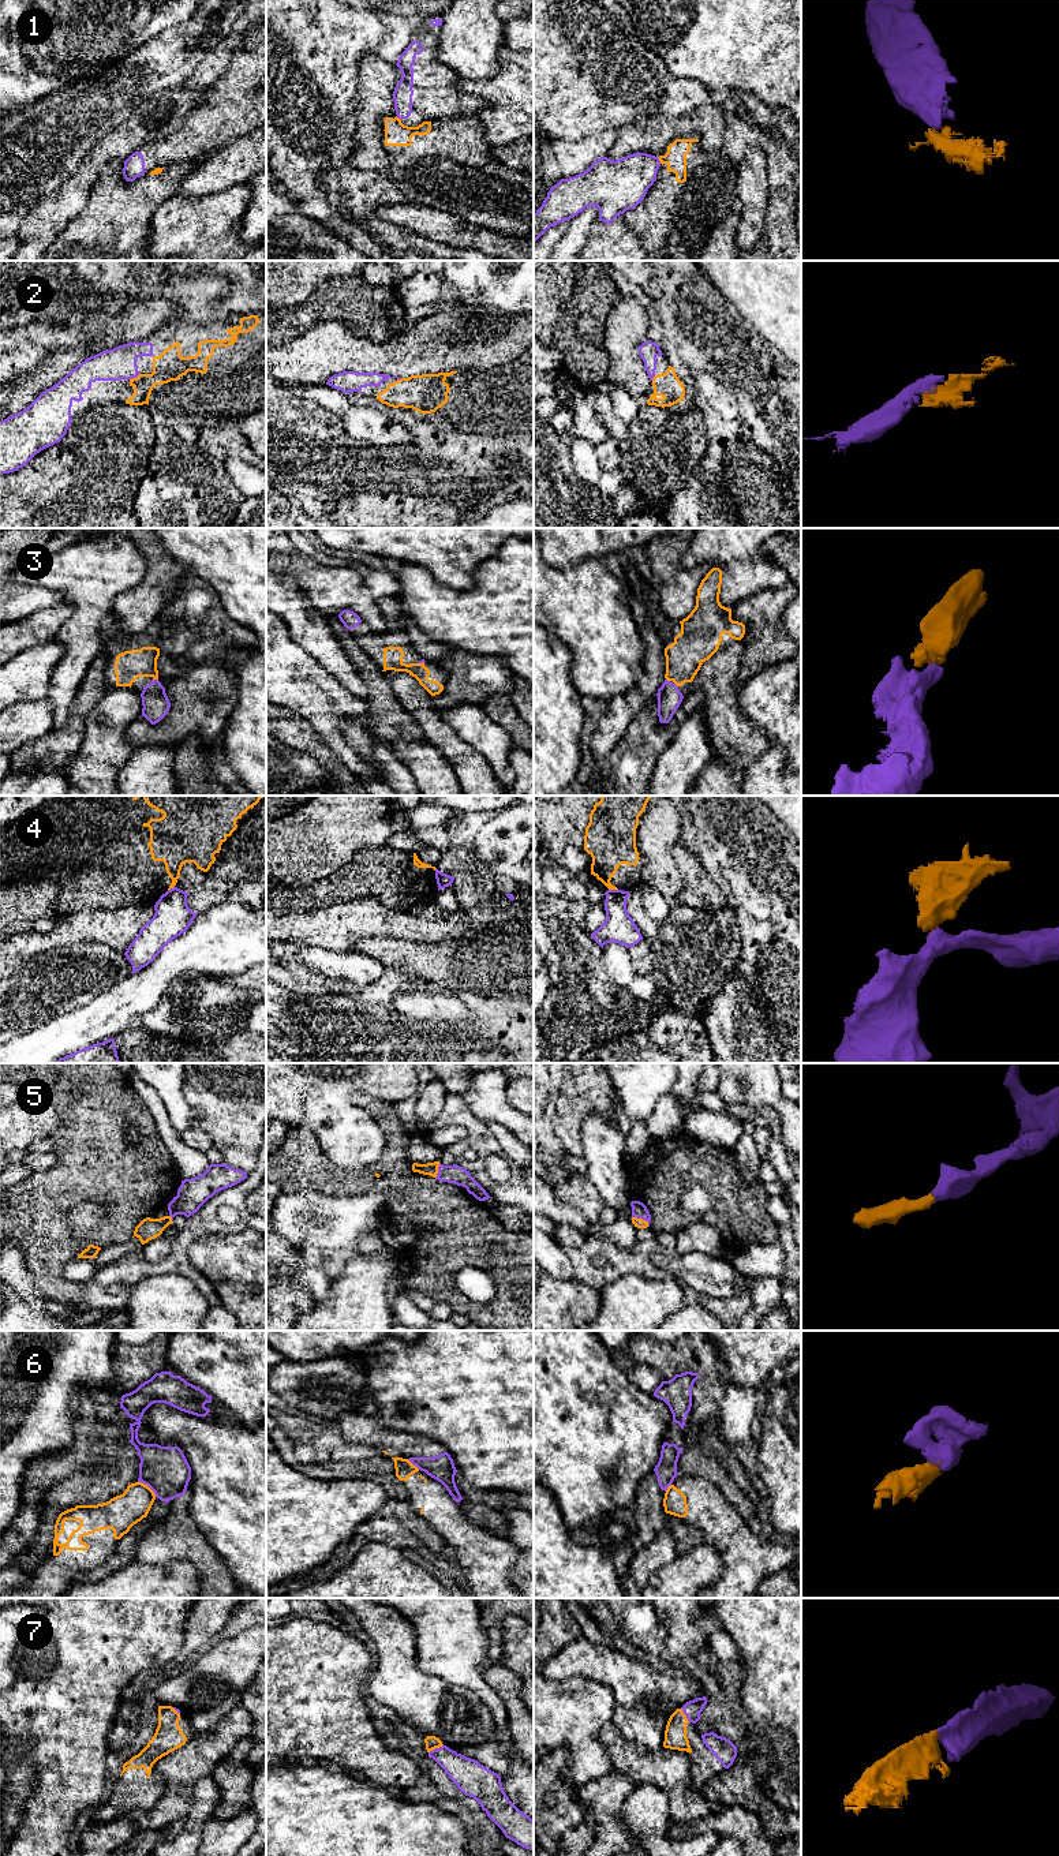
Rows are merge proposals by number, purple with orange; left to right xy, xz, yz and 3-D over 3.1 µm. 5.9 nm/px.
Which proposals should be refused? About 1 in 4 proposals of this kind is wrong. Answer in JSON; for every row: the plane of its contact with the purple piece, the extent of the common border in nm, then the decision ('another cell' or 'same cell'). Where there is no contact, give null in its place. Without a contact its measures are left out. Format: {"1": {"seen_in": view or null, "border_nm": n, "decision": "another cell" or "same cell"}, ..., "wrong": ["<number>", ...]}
{"1": {"seen_in": "yz", "border_nm": 50, "decision": "another cell"}, "2": {"seen_in": "xy", "border_nm": 70, "decision": "same cell"}, "3": {"seen_in": "xy", "border_nm": 30, "decision": "same cell"}, "4": {"seen_in": "yz", "border_nm": 60, "decision": "another cell"}, "5": {"seen_in": "yz", "border_nm": 120, "decision": "same cell"}, "6": {"seen_in": "xy", "border_nm": 140, "decision": "another cell"}, "7": {"seen_in": "xz", "border_nm": 100, "decision": "same cell"}, "wrong": ["1", "4", "6"]}

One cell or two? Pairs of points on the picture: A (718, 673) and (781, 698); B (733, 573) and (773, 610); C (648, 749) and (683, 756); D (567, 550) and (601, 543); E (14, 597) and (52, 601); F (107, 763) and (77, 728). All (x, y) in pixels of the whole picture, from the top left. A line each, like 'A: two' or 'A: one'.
A: two
B: two
C: two
D: one
E: one
F: two

